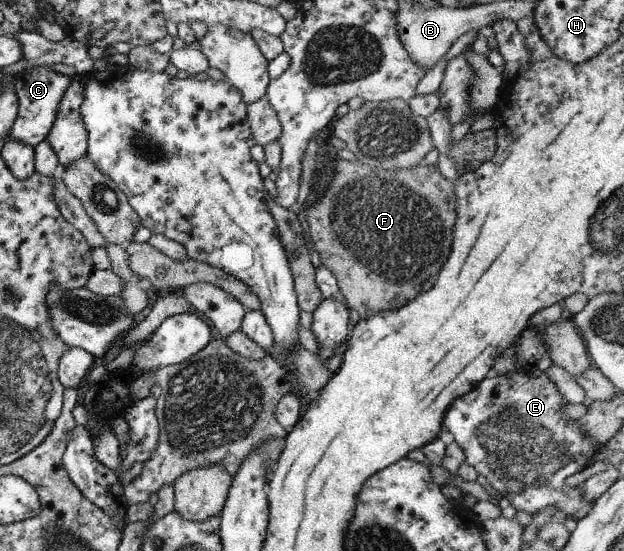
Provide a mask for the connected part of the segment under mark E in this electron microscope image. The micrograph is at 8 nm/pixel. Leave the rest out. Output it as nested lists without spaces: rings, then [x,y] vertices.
[[[515,370],[511,377],[490,375],[468,393],[455,397],[443,413],[441,427],[453,436],[454,443],[464,454],[465,463],[473,467],[477,476],[485,477],[496,492],[507,497],[513,509],[525,511],[531,517],[545,507],[553,507],[554,519],[563,521],[564,517],[569,517],[577,521],[591,509],[591,504],[583,501],[579,488],[569,490],[565,487],[565,478],[591,463],[599,446],[593,439],[581,435],[577,420],[566,421],[567,417],[561,413],[561,407],[566,404],[545,372],[535,370],[527,375],[522,370]]]

